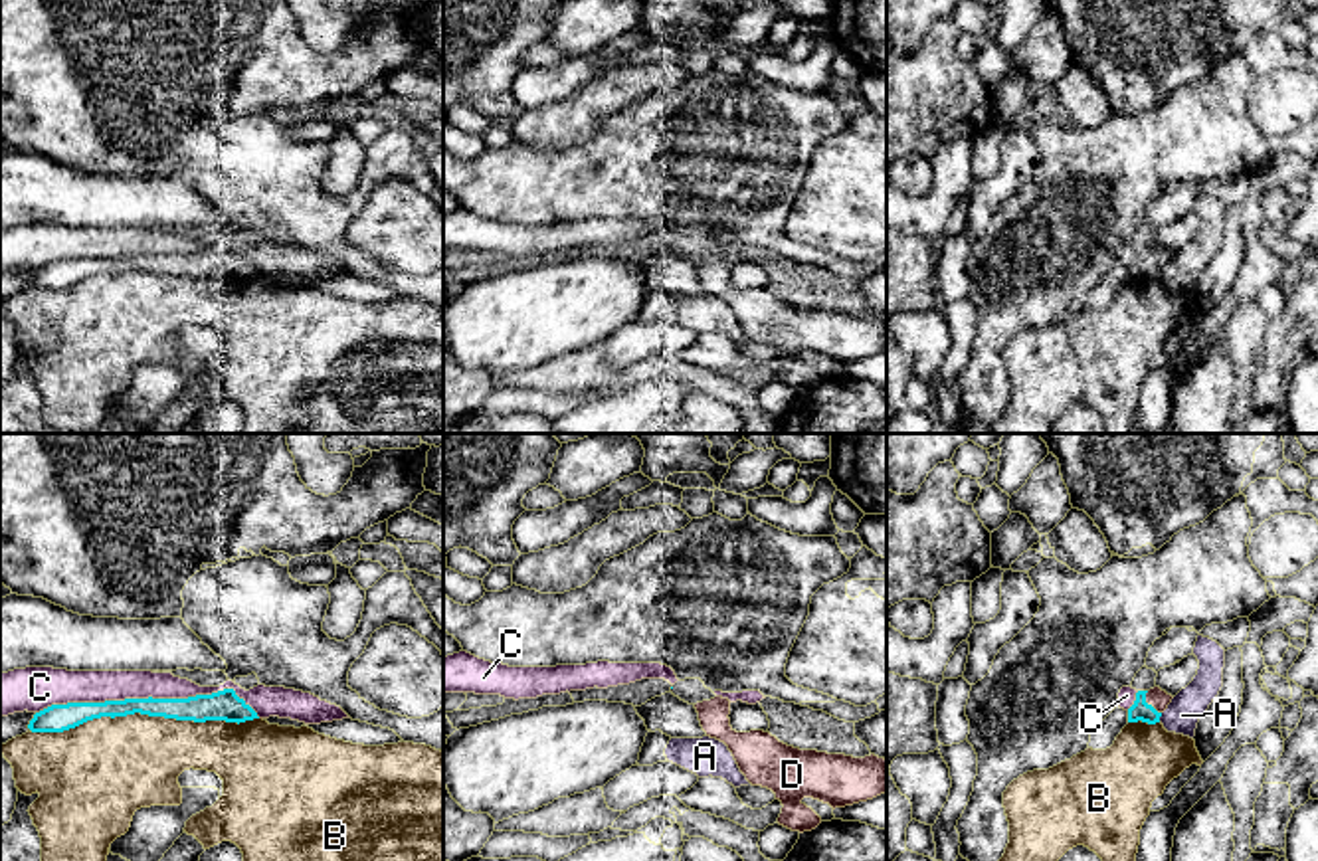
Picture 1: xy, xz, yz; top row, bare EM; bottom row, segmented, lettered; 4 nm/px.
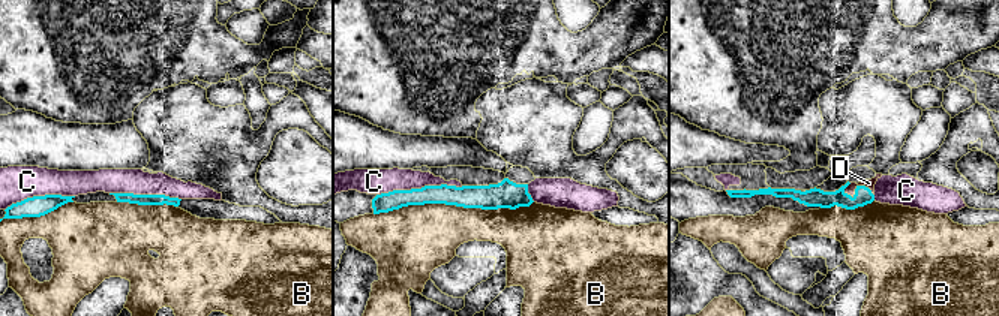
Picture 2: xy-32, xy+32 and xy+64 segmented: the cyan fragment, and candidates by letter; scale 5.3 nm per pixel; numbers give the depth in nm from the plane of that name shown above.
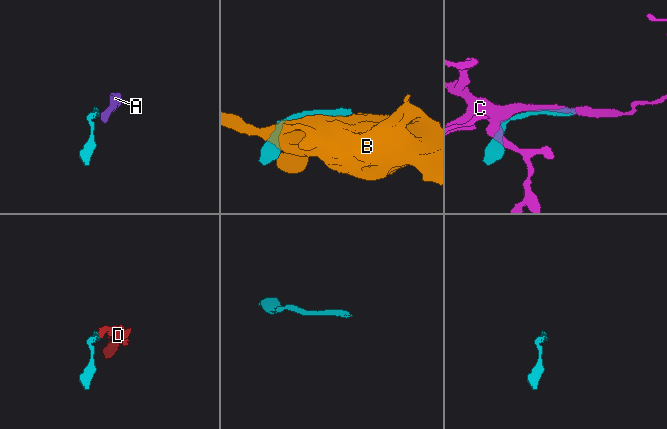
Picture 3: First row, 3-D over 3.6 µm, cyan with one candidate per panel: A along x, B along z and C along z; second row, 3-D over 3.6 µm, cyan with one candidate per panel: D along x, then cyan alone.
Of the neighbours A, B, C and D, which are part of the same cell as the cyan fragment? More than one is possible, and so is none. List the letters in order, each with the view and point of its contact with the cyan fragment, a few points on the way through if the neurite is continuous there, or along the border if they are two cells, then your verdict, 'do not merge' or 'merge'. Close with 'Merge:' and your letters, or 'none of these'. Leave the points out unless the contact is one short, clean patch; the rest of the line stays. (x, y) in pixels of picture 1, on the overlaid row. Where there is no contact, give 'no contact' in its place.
A: contact yz (1160, 715); do not merge
B: contact xy (143, 713); do not merge
C: contact xy (149, 697); do not merge
D: contact yz (1146, 703); merge
Merge: D

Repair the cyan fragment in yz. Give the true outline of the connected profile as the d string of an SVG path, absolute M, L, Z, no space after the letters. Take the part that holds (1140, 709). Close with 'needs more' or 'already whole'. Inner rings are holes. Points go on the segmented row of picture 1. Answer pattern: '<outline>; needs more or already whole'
M1154 687L1150 691L1138 691L1134 705L1128 709L1128 722L1160 722L1160 717L1168 709L1172 699L1174 697L1162 691L1160 687Z; needs more

